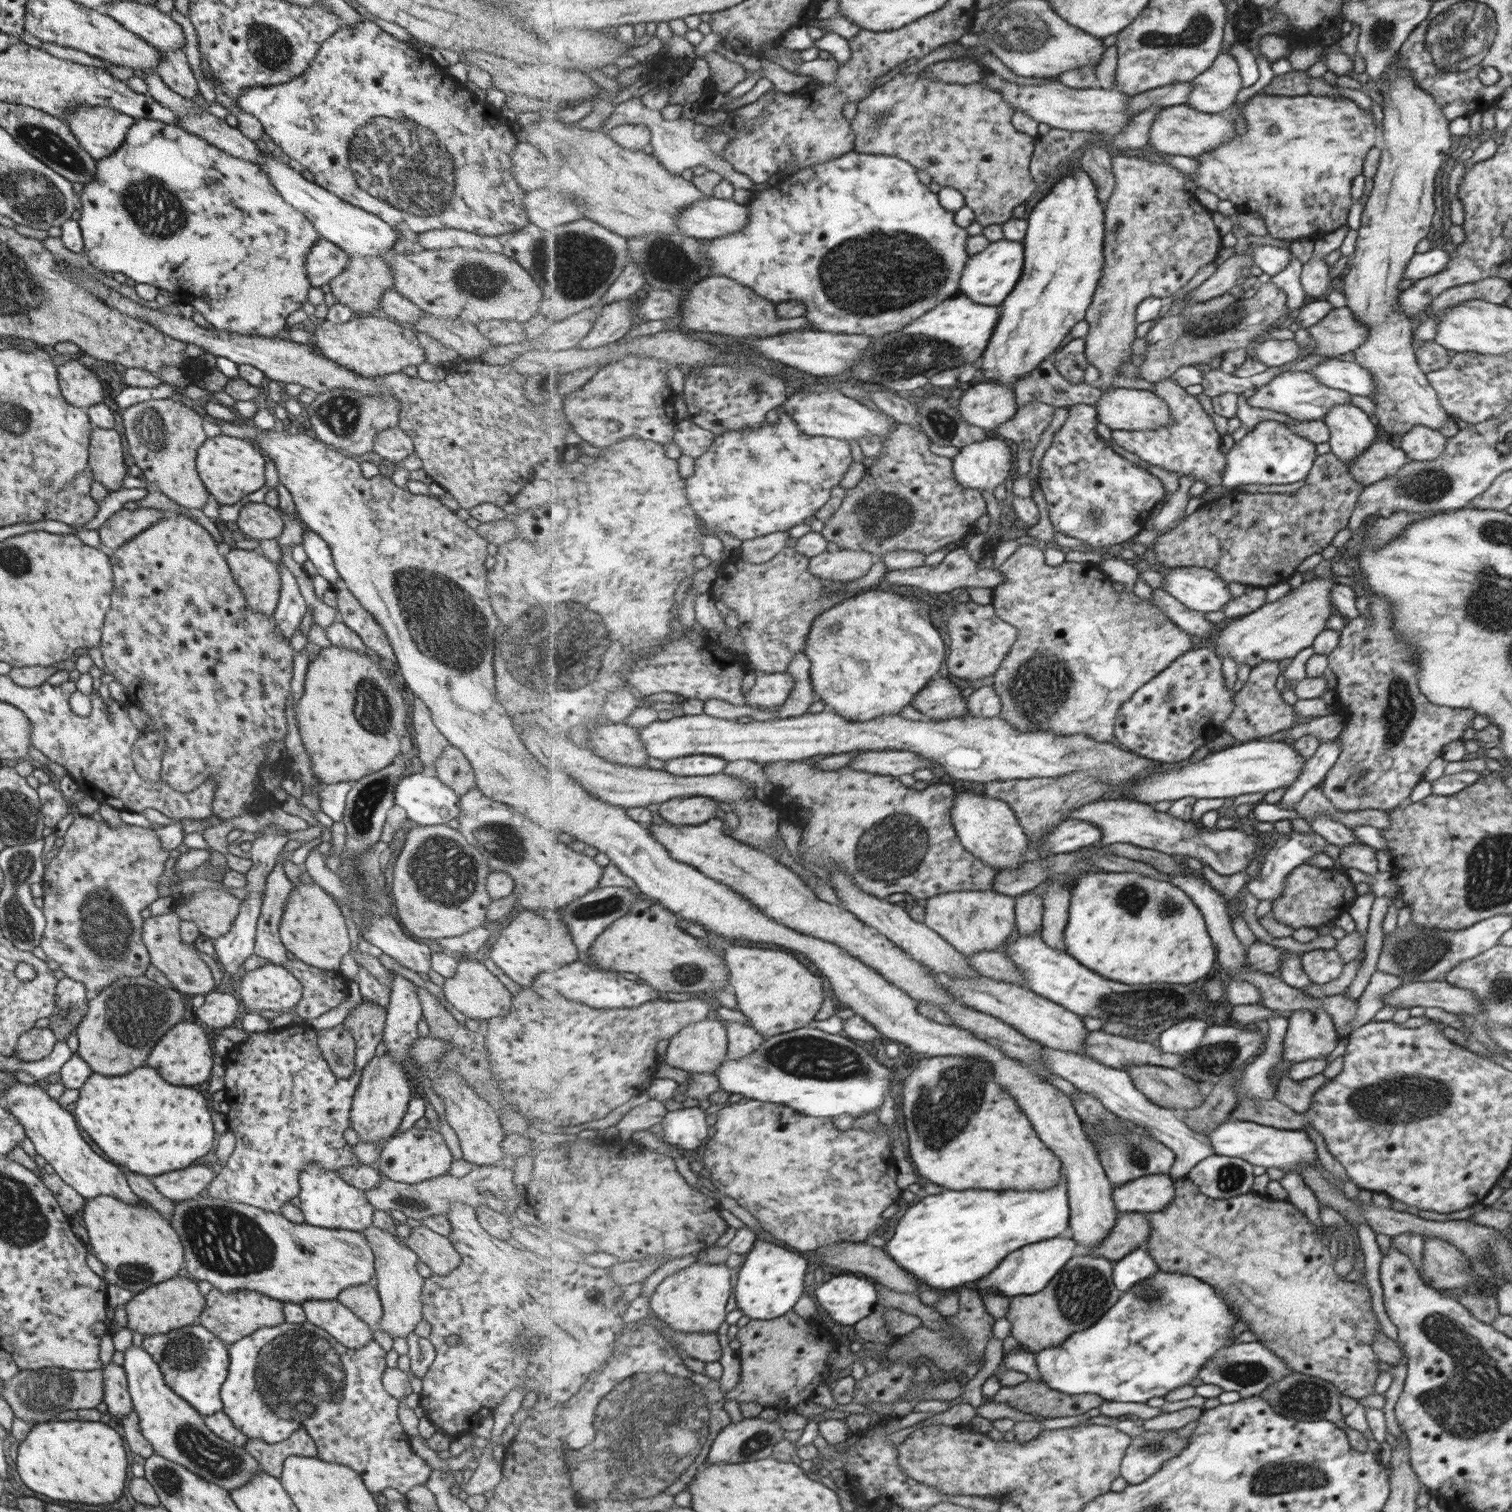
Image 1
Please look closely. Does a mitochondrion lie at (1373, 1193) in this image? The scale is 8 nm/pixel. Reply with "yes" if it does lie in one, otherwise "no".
no

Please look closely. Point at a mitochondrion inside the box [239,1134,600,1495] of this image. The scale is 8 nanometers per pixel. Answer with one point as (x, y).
(299, 1372)

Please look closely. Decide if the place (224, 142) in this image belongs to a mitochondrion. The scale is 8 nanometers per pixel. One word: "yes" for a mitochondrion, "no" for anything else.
no

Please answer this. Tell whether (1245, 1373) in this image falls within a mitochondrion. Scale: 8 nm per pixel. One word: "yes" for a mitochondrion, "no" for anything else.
yes

